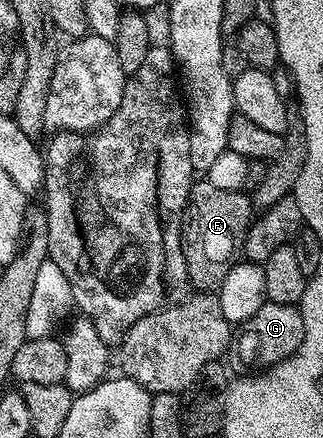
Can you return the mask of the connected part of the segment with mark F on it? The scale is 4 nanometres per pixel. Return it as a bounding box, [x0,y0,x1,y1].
[180,180,253,291]

